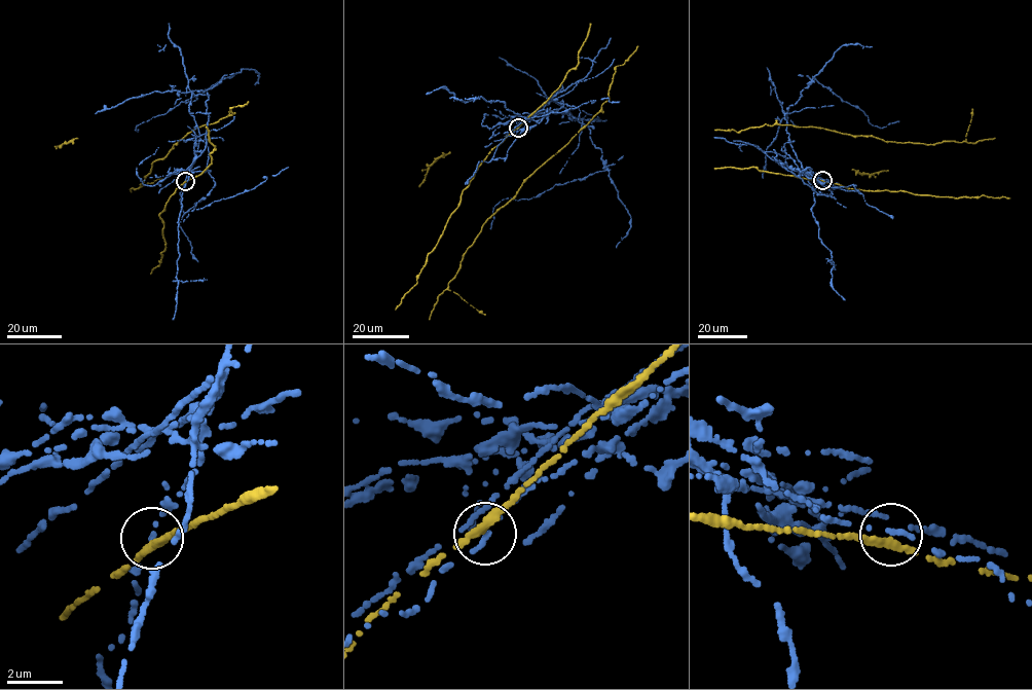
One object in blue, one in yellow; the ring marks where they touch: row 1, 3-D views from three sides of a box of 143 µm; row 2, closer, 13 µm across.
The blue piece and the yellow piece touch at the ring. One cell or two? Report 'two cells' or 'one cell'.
two cells

